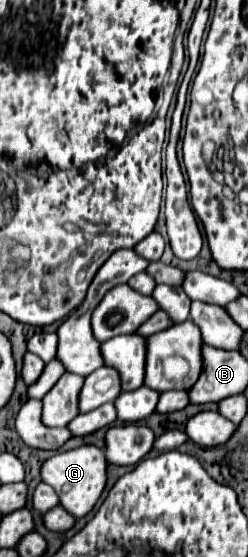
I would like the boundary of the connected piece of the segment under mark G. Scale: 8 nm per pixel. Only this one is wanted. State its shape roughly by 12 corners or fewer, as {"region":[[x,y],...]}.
{"region":[[81,445],[41,465],[41,481],[73,517],[103,493],[105,457]]}

